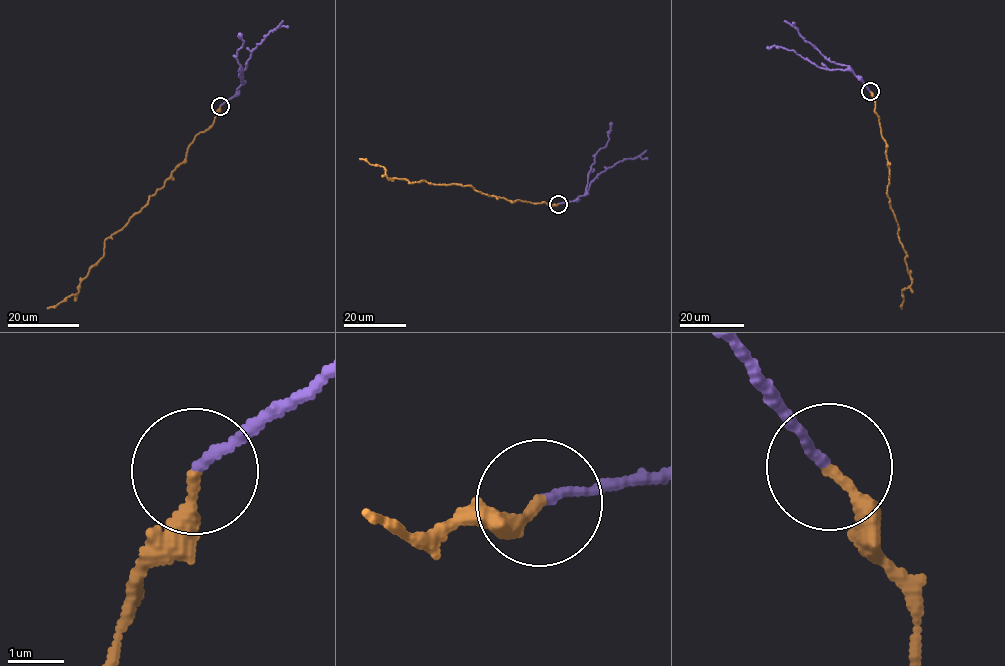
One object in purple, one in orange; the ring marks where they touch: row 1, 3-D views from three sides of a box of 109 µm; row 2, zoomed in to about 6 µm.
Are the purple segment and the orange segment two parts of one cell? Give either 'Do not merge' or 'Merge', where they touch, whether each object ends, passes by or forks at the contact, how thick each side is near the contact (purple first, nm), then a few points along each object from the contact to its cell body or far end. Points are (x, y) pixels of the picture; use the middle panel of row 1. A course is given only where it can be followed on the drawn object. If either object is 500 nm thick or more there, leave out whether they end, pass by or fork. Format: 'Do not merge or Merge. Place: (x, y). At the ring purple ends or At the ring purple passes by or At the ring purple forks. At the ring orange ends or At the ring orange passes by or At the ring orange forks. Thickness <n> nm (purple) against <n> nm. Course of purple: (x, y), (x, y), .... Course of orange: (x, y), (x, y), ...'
Do not merge. Place: (558, 204). At the ring purple ends. At the ring orange ends. Thickness 150 nm (purple) against 200 nm. Course of purple: (558, 204), (574, 201), (585, 193), (595, 153), (605, 146), (611, 122). Course of orange: (558, 204), (552, 206), (518, 199), (513, 202), (482, 193), (471, 186), (387, 178), (383, 167), (359, 158)

